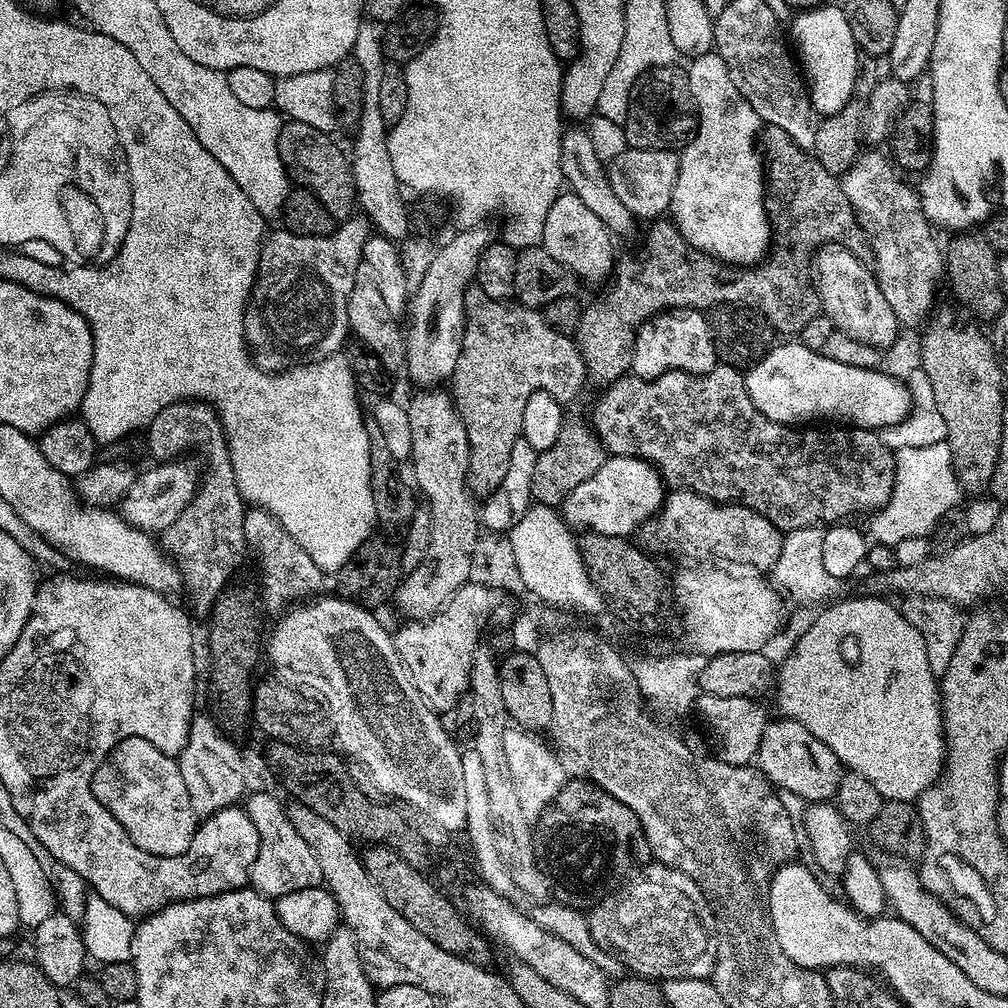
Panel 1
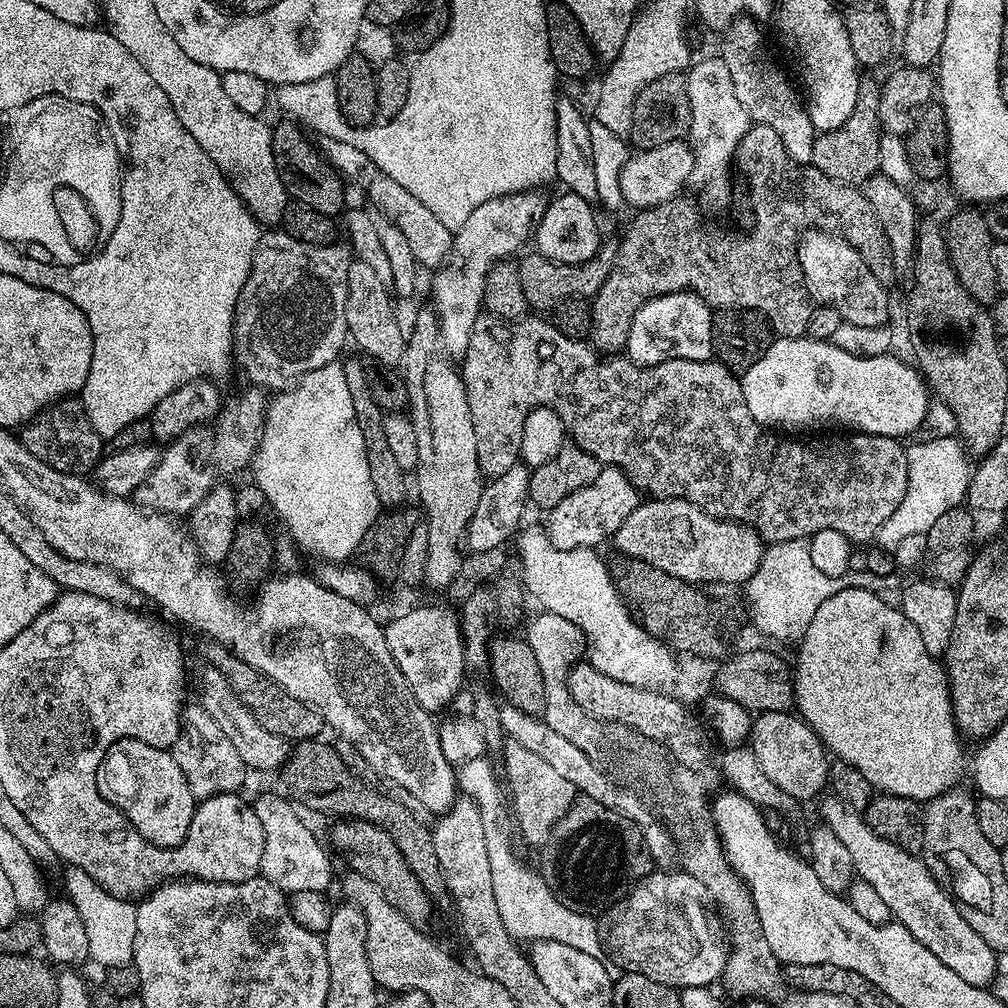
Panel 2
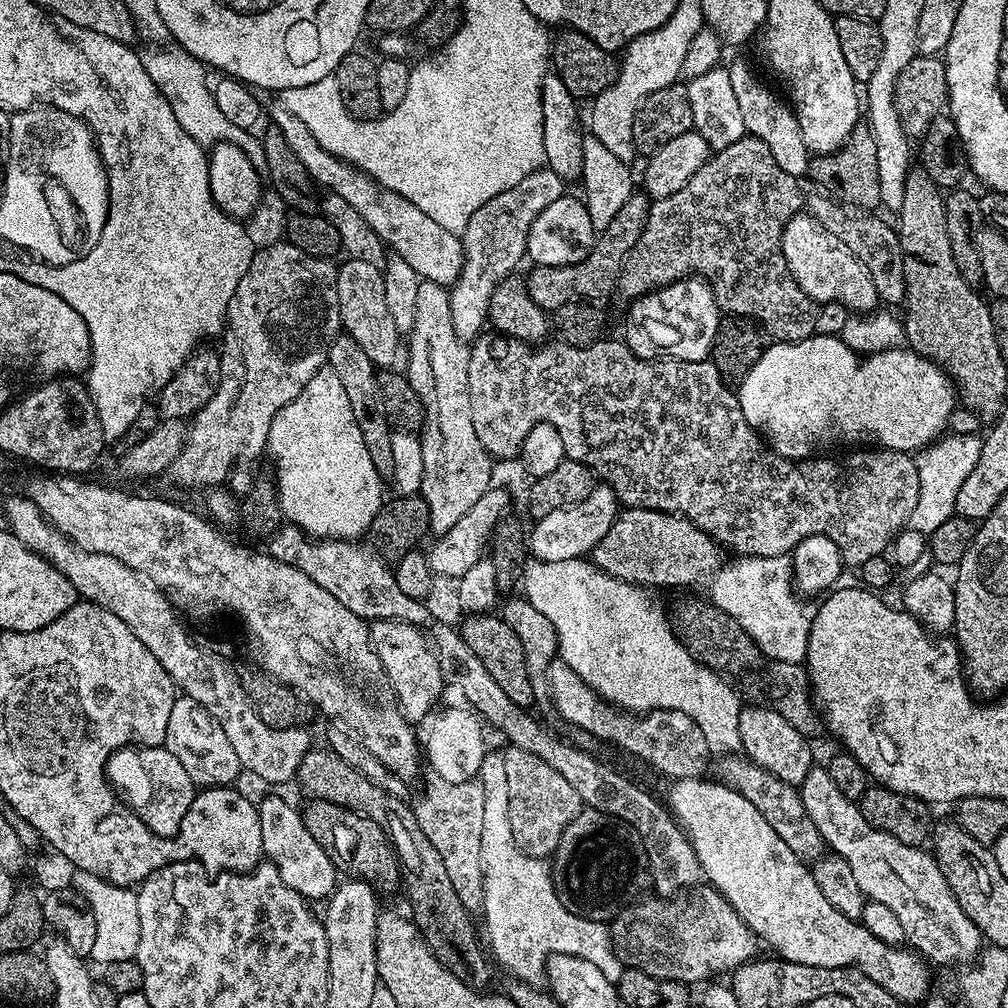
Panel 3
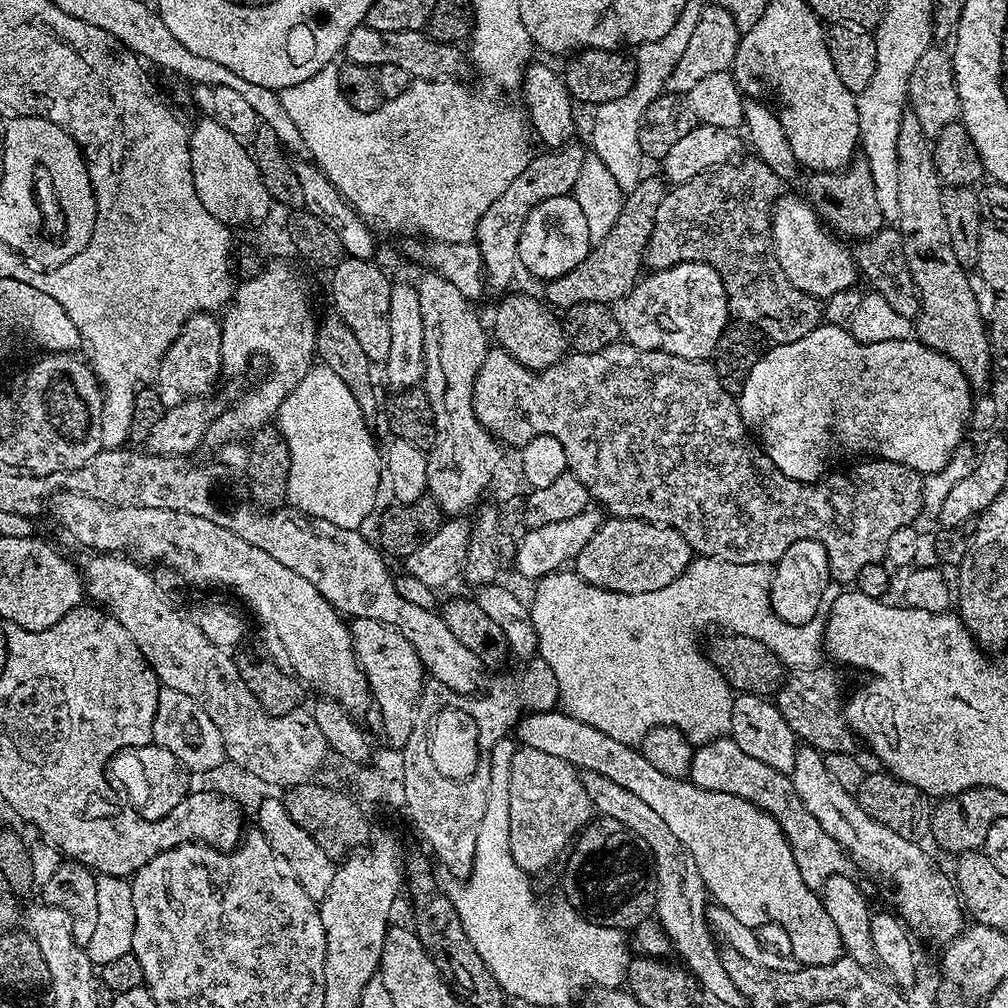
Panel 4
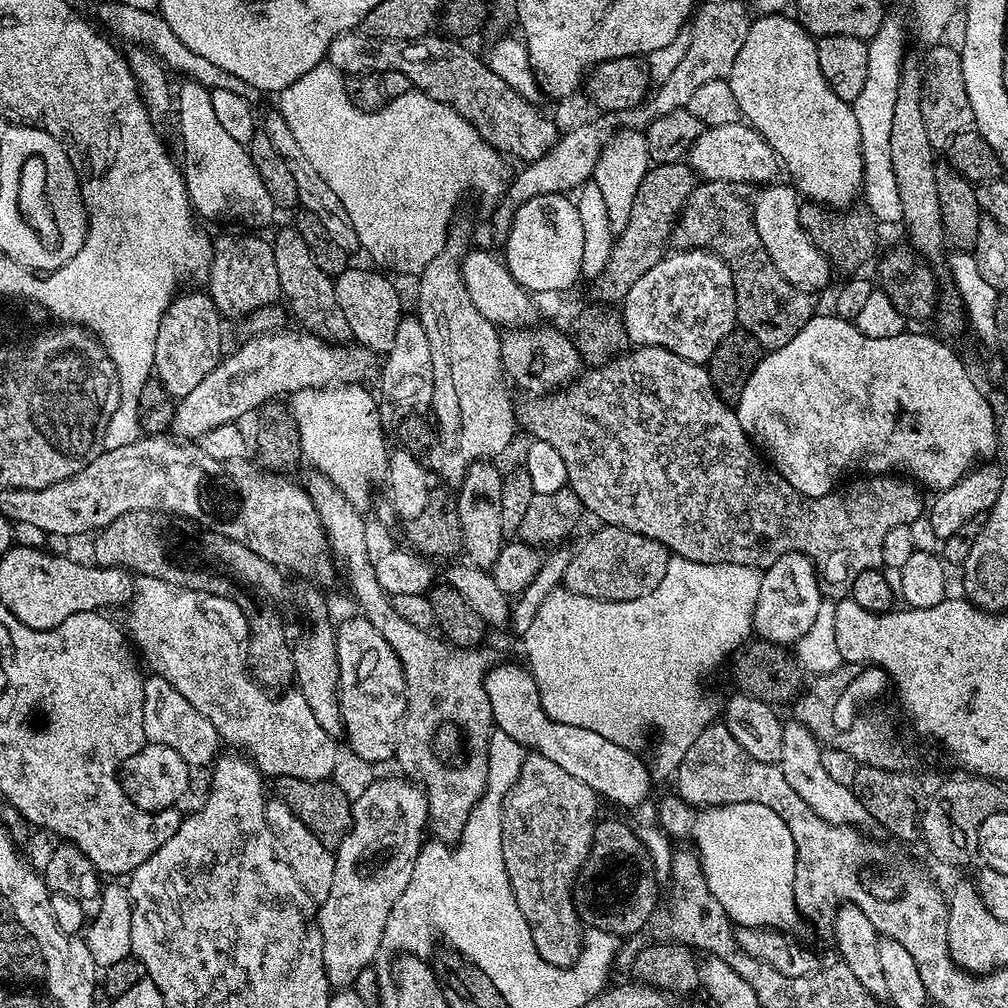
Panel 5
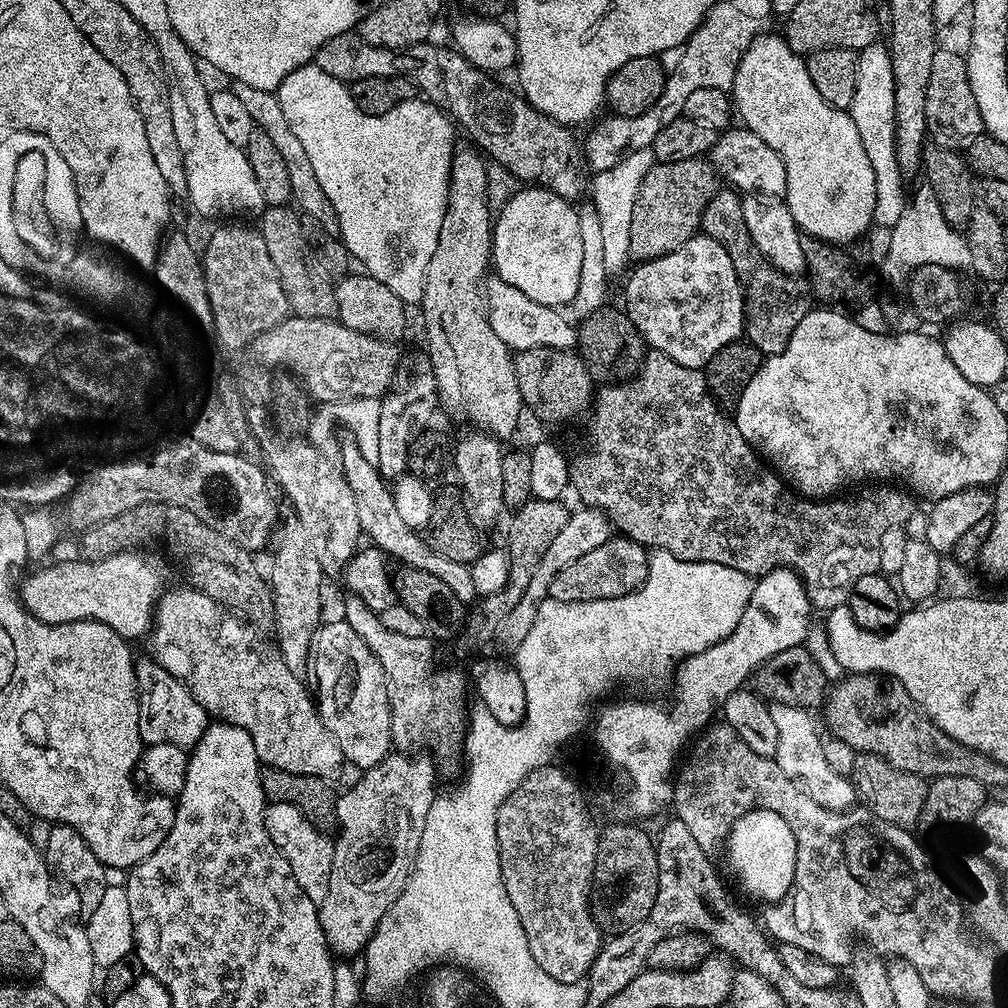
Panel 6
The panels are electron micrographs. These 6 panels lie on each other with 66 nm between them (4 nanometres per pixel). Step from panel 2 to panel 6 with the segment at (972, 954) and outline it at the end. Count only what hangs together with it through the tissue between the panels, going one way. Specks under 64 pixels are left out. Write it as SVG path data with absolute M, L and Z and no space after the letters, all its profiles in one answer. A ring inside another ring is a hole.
M772 704L770 714L774 717L774 727L778 729L778 750L775 754L776 765L798 785L801 790L818 806L826 806L835 812L843 812L845 808L857 803L856 786L849 777L837 774L827 763L822 750L824 736L816 729L816 720L807 708Z

